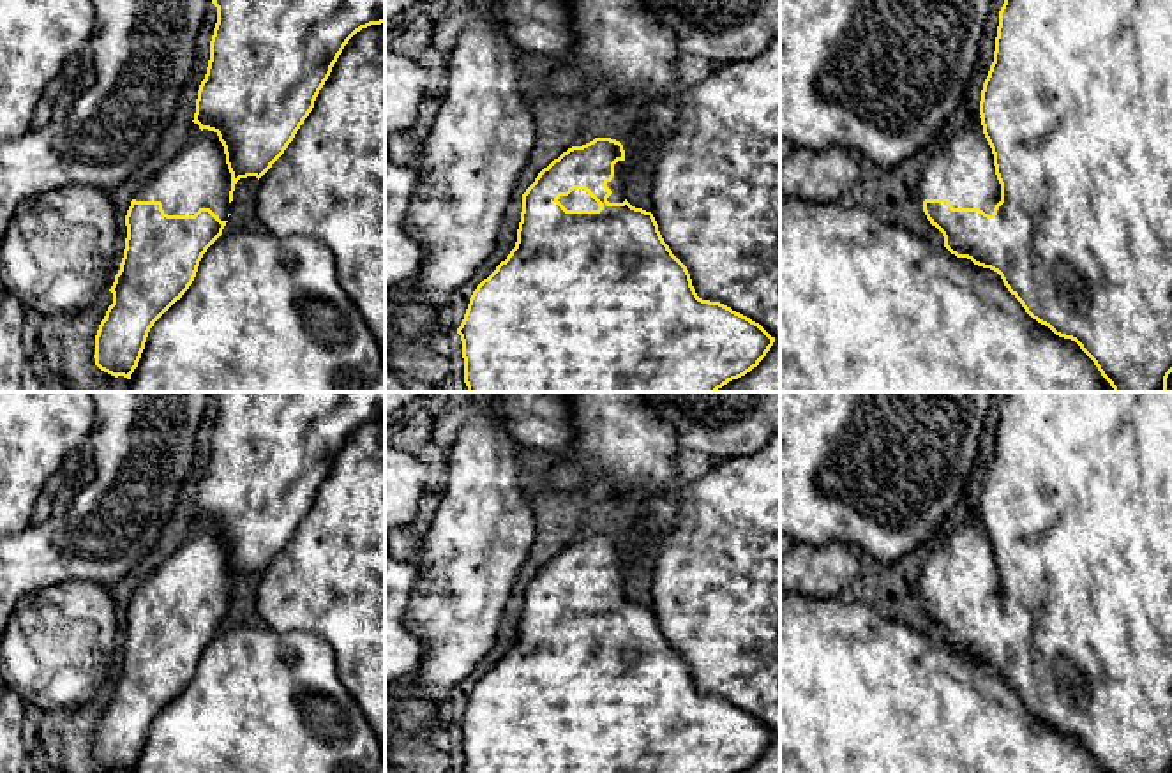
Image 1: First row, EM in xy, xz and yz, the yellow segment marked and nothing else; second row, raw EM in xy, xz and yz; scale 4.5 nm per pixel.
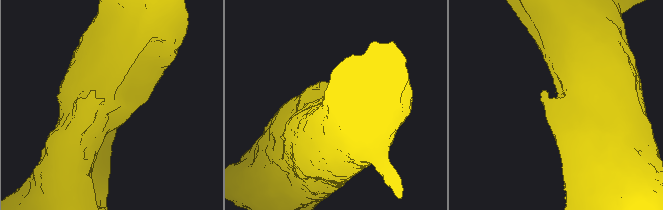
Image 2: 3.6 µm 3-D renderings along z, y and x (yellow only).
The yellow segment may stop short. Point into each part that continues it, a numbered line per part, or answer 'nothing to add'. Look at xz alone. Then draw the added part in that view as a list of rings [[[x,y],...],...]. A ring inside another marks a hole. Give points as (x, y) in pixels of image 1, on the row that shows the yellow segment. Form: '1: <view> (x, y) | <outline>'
1: xz (578, 200) | [[[574,189],[568,196],[558,199],[567,210],[598,210],[600,205],[584,191]]]

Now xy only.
1: xy (198, 177) | [[[203,129],[194,141],[162,166],[134,196],[161,201],[168,215],[194,215],[210,208],[221,221],[231,214],[231,173],[217,132]]]

